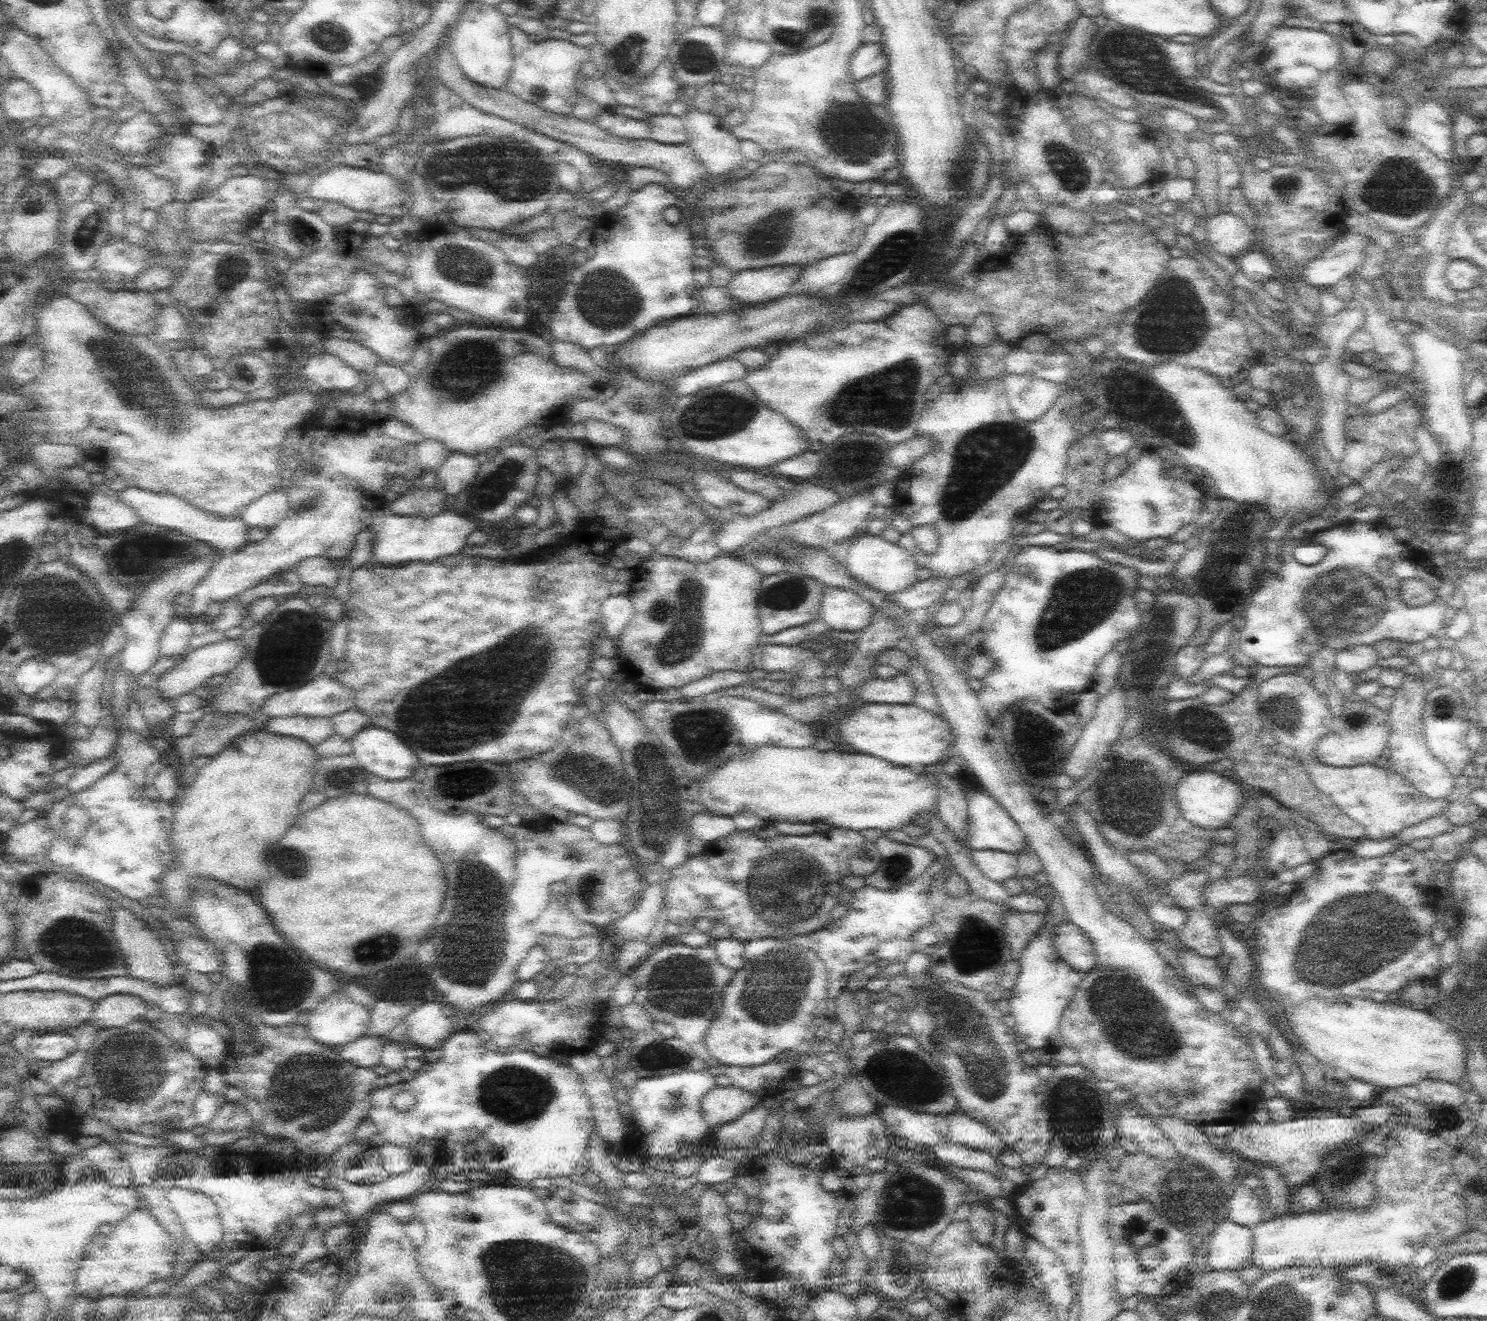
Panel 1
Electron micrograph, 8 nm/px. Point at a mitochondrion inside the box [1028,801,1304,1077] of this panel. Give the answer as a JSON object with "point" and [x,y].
{"point":[1137,1032]}

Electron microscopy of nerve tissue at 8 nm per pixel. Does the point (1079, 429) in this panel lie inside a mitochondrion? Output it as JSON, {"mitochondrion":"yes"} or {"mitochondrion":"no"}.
{"mitochondrion":"no"}

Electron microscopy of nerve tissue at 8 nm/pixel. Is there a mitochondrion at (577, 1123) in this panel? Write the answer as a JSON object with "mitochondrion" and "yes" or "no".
{"mitochondrion":"no"}

